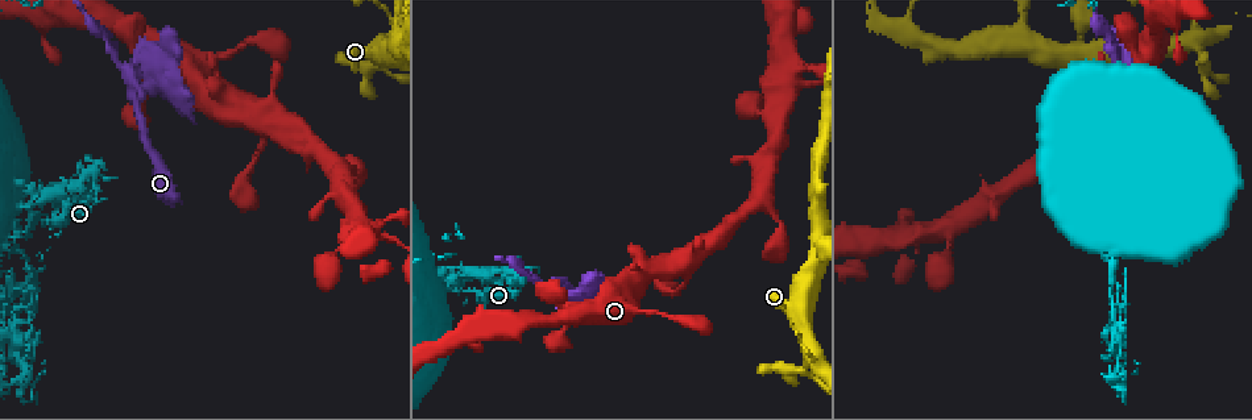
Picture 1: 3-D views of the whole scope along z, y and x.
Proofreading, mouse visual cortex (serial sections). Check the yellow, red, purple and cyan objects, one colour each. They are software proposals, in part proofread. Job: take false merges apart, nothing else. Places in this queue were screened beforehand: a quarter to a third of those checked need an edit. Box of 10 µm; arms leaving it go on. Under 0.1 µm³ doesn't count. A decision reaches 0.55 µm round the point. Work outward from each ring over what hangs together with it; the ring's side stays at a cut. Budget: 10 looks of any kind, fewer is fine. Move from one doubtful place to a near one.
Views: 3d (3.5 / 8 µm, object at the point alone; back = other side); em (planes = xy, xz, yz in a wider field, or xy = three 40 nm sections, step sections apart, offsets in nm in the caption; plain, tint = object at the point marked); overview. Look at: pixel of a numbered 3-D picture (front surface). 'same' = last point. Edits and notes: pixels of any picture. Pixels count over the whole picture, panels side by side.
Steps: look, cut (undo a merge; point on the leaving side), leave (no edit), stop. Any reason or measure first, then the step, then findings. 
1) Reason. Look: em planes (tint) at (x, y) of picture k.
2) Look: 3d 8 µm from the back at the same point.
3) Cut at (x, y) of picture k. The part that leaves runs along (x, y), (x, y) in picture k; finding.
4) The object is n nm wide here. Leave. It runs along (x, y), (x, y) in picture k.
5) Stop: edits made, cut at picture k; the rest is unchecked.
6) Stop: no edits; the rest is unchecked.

Small branch off a trunk. Look: 3d 8 µm at (806, 365) of picture 1.

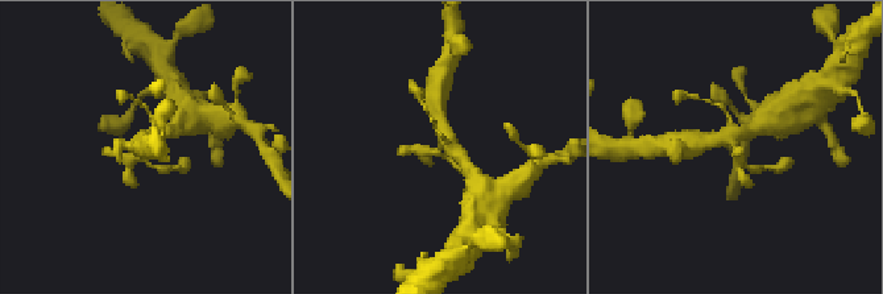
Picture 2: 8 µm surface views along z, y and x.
Now the EM. Look: em xy step 2 (tint) at the same point.

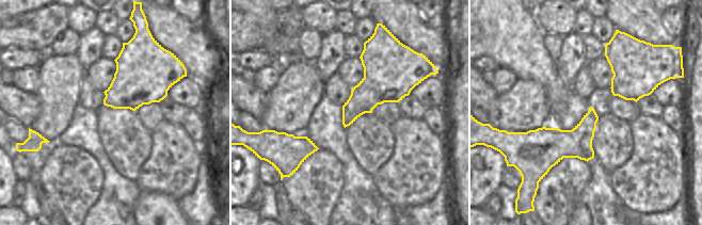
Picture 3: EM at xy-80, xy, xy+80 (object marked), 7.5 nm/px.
Leave. It runs along (709, 143), (730, 140), (745, 179) in picture 2; one cell here.

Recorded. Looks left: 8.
Sudden change in width. Look: 3d 3.5 µm at (133, 96) of picture 1.

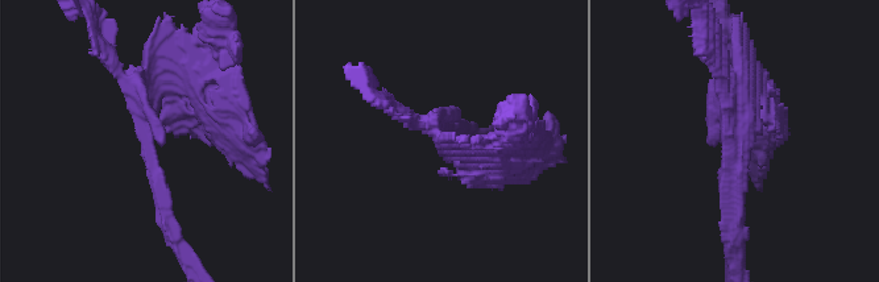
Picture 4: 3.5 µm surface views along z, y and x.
Look: em xy step 3 (tint) at (146, 134) of picture 4.

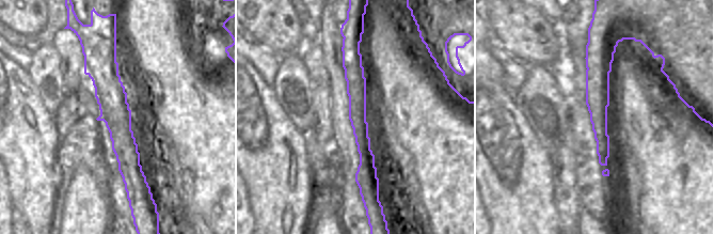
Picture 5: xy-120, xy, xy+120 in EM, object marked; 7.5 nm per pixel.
Cut at (193, 104) of picture 4. A border runs along (591, 53), (598, 99), (606, 107) in picture 5; two cells meet here.

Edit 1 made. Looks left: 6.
Redraw. Look: overview.

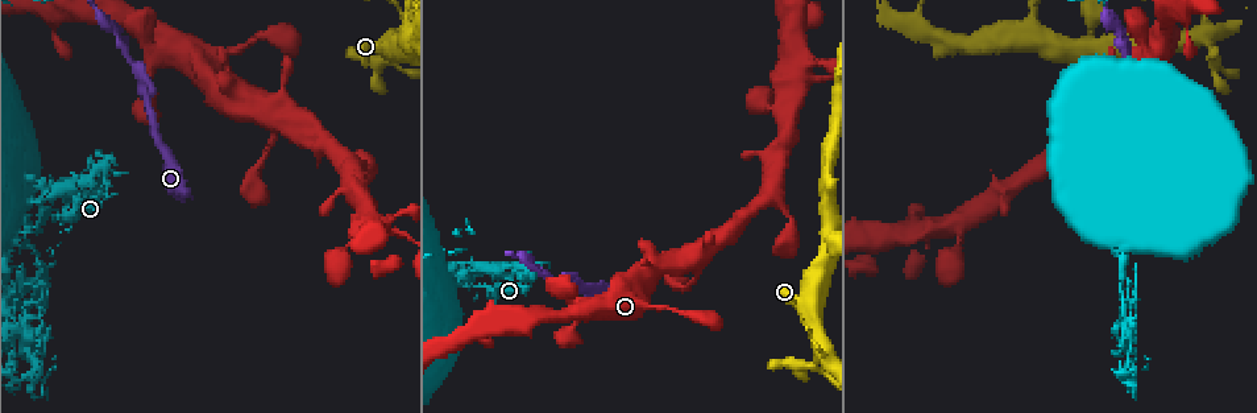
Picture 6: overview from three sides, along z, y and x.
A fork. Look: 3d 3.5 µm at (55, 186) of picture 6.

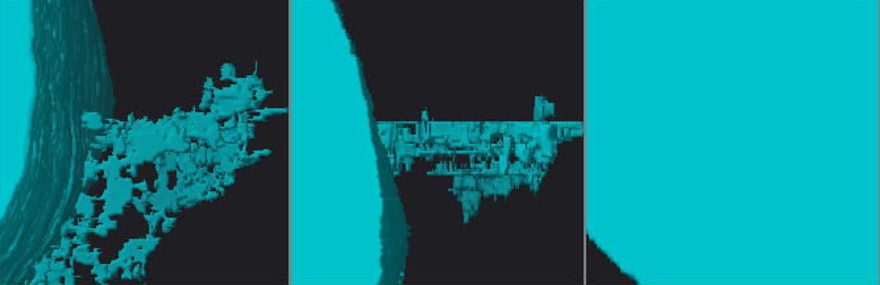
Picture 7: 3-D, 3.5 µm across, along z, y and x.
Look: em xy step 2 (tint) at (139, 134) of picture 7.

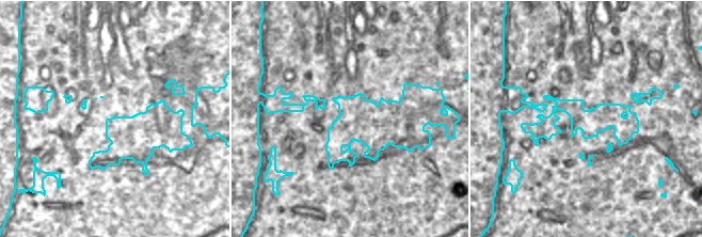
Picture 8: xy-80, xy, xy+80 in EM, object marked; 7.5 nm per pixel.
Leave. It runs along (522, 100), (636, 129) in picture 8; continuous, no second cell.

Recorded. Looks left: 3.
Look: 3d 3.5 µm at (1127, 298) of picture 6.

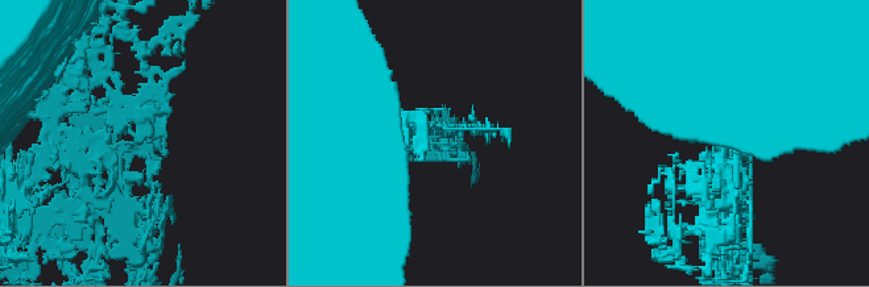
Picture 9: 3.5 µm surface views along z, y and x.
Now the EM. Look: em xy step 2 (tint) at (119, 143) of picture 9.

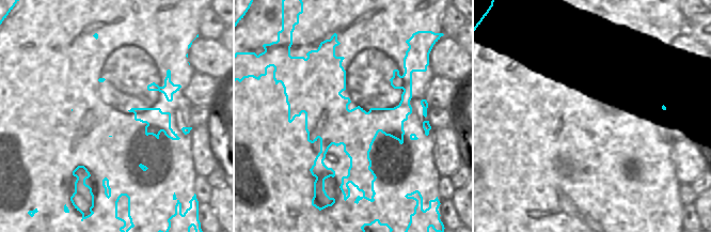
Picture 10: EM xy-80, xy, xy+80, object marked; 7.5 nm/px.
Leave. It runs along (332, 46), (329, 112), (356, 139), (345, 184) in picture 10; all the same cell.

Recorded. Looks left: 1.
Stop: edits made, cut at picture 4; the rest is unchecked.

